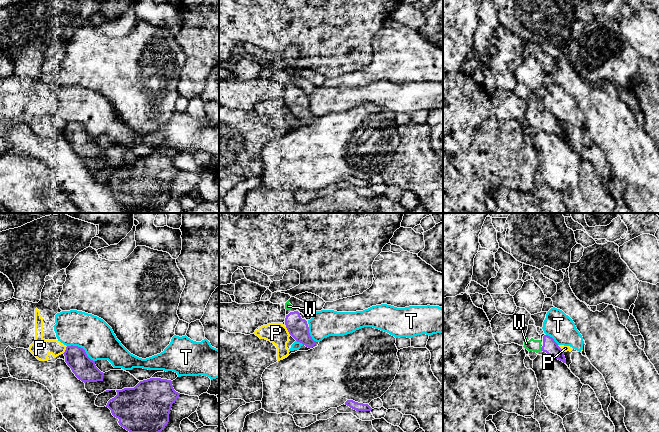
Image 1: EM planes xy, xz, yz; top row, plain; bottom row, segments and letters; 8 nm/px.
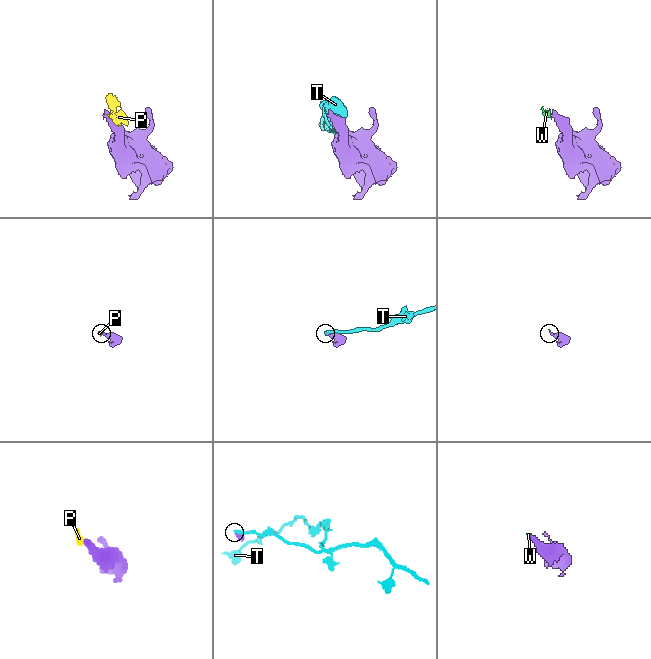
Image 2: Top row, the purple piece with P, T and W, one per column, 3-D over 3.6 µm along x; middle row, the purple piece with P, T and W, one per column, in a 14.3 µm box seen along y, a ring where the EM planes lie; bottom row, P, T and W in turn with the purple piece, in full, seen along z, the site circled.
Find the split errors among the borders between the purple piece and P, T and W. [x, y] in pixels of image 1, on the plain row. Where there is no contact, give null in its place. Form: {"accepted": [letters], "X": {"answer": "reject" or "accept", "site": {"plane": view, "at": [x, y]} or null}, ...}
{"accepted": ["W"], "P": {"answer": "reject", "site": {"plane": "xz", "at": [288, 107]}}, "T": {"answer": "reject", "site": {"plane": "xy", "at": [82, 124]}}, "W": {"answer": "accept", "site": {"plane": "yz", "at": [541, 125]}}}

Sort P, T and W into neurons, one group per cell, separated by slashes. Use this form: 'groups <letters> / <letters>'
groups P / T / W

